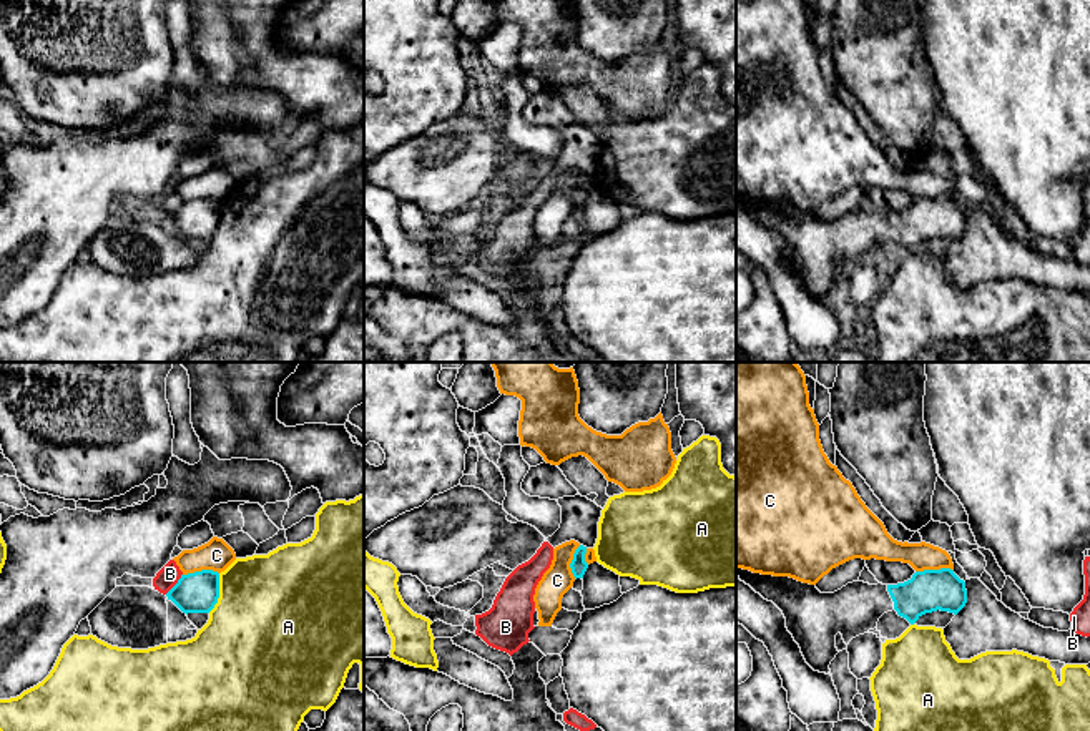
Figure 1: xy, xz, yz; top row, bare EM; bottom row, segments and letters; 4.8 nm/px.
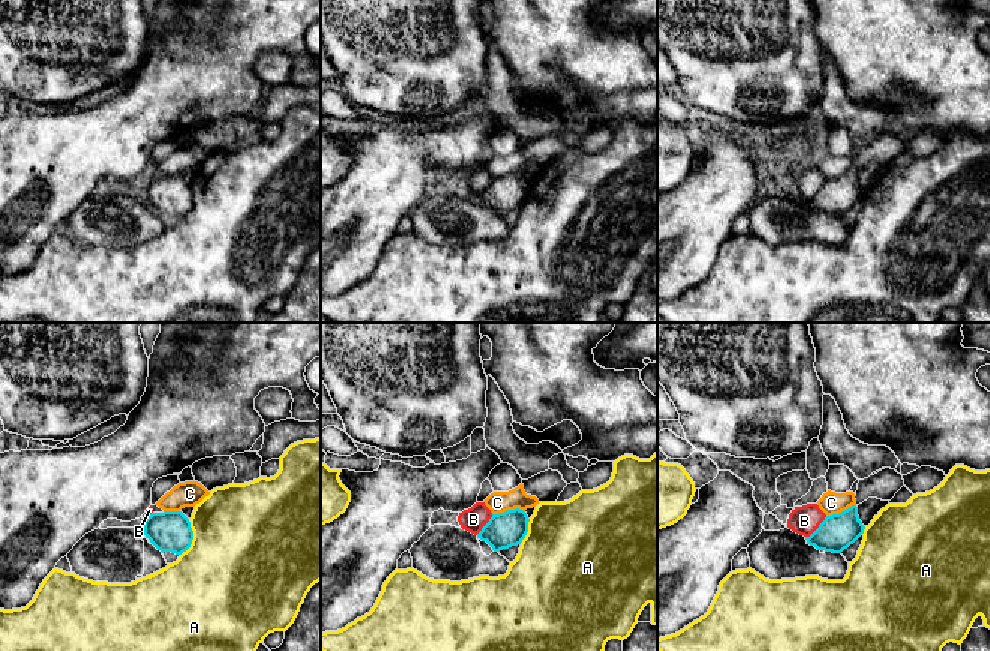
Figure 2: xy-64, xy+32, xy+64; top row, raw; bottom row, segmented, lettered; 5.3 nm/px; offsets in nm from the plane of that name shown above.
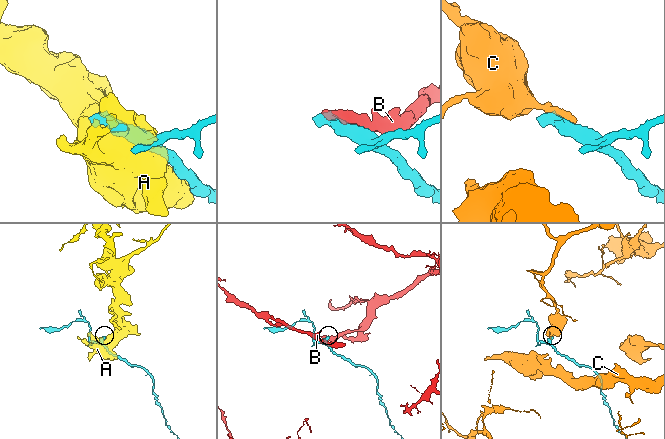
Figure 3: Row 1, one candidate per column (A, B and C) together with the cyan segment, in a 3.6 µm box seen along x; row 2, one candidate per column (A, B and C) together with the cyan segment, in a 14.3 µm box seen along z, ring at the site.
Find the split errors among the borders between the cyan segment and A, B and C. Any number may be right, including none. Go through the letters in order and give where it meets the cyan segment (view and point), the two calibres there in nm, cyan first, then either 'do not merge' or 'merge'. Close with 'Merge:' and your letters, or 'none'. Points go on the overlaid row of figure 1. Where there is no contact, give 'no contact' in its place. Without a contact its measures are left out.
A: meets cyan in xy at (218, 593); 200 nm thick on the cyan side, 480 nm on the other; do not merge
B: meets cyan in xy at (176, 583); 200 nm thick on the cyan side, 100 nm on the other; do not merge
C: meets cyan in yz at (934, 570); 200 nm thick on the cyan side, 130 nm on the other; do not merge
Merge: none

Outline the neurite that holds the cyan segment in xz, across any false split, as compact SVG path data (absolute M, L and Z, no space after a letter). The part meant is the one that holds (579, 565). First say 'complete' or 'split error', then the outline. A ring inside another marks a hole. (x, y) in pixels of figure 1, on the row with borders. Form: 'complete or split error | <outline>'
complete | M580 545L575 553L573 553L573 560L570 563L572 573L577 578L583 578L588 563L585 562L585 553L587 553L587 547Z

